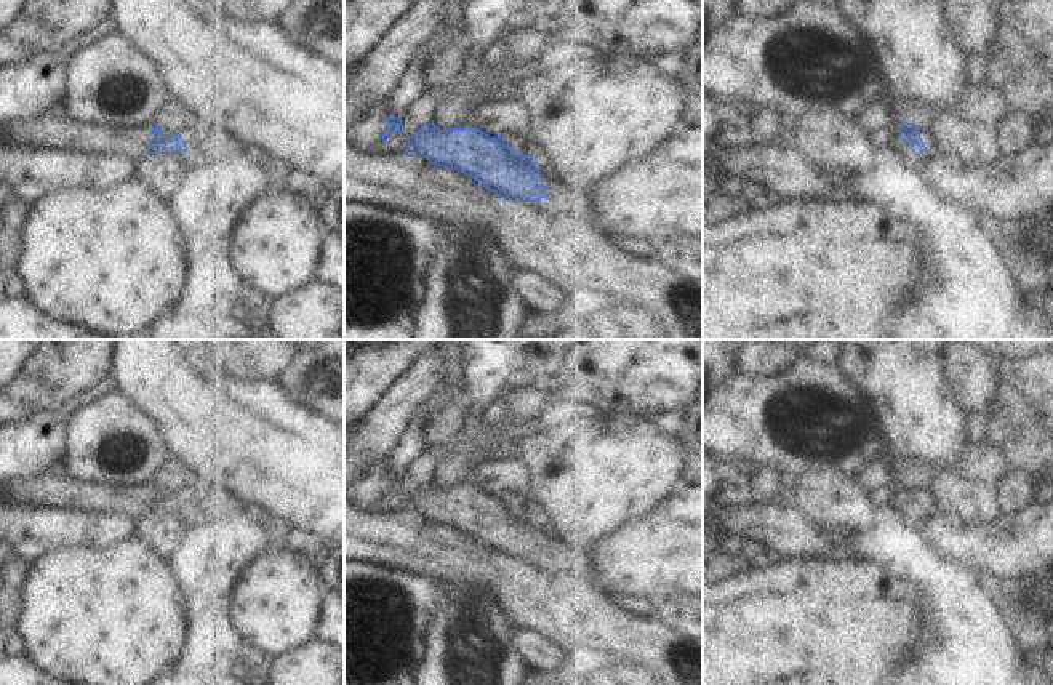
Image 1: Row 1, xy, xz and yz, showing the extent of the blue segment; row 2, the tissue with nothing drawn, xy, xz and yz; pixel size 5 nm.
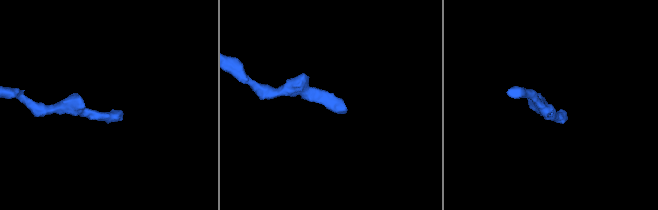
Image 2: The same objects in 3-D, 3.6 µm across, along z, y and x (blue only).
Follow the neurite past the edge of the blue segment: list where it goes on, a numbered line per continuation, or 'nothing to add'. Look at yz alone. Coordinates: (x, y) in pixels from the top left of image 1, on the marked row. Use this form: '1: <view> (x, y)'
nothing to add

